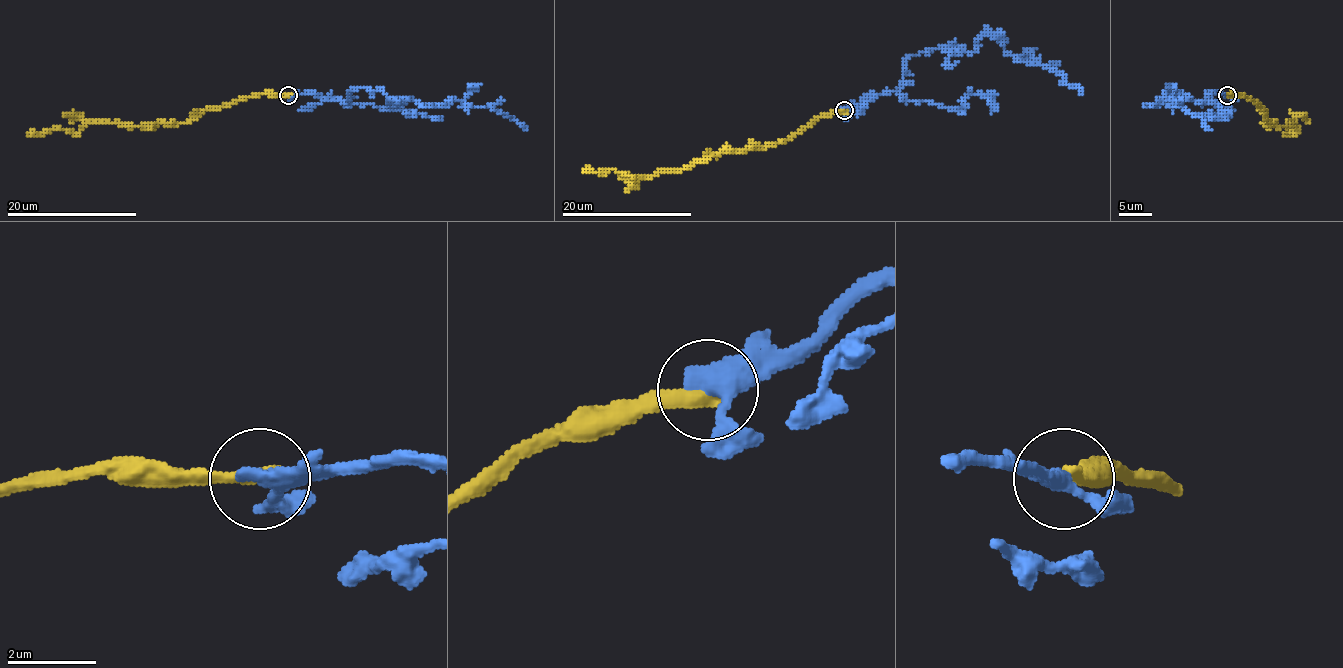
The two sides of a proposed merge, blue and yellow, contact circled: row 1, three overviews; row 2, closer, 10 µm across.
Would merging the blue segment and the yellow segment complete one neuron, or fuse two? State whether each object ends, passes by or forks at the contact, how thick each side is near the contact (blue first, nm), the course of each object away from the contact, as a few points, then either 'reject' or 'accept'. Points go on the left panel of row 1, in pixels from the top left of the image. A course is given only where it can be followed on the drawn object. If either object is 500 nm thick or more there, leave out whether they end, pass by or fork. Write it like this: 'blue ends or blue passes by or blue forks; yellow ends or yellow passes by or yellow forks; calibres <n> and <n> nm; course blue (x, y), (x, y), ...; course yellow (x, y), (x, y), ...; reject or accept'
blue passes by; yellow ends; calibres 400 and 360 nm; course blue (288, 94), (345, 101), (353, 88), (382, 90), (430, 107), (452, 99), (492, 106), (526, 130); course yellow (288, 94), (240, 98), (201, 109), (182, 124), (98, 122), (76, 132), (58, 129), (28, 132); reject

